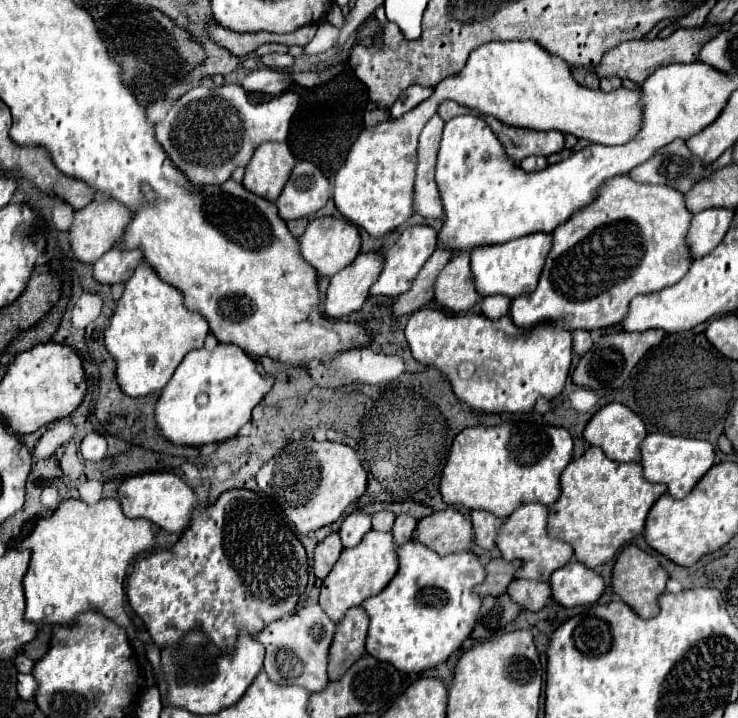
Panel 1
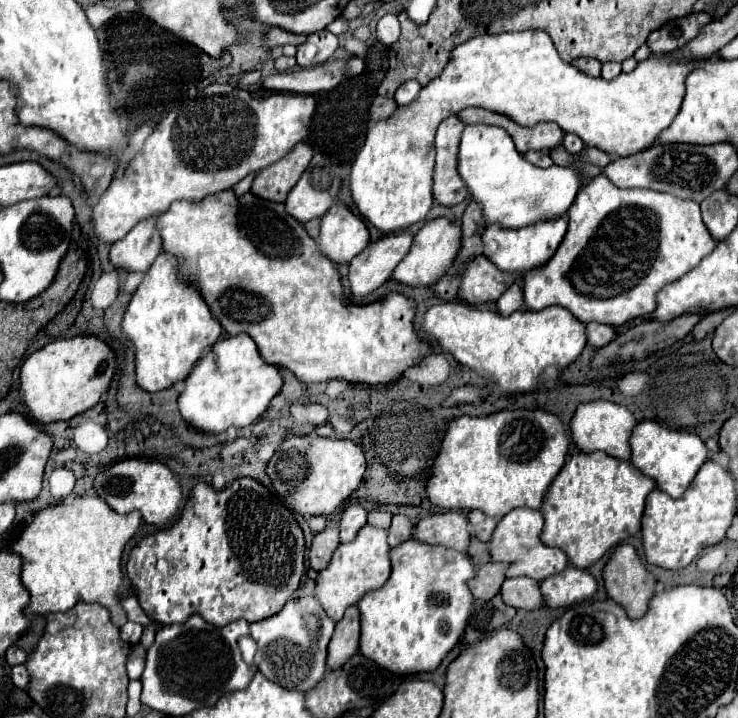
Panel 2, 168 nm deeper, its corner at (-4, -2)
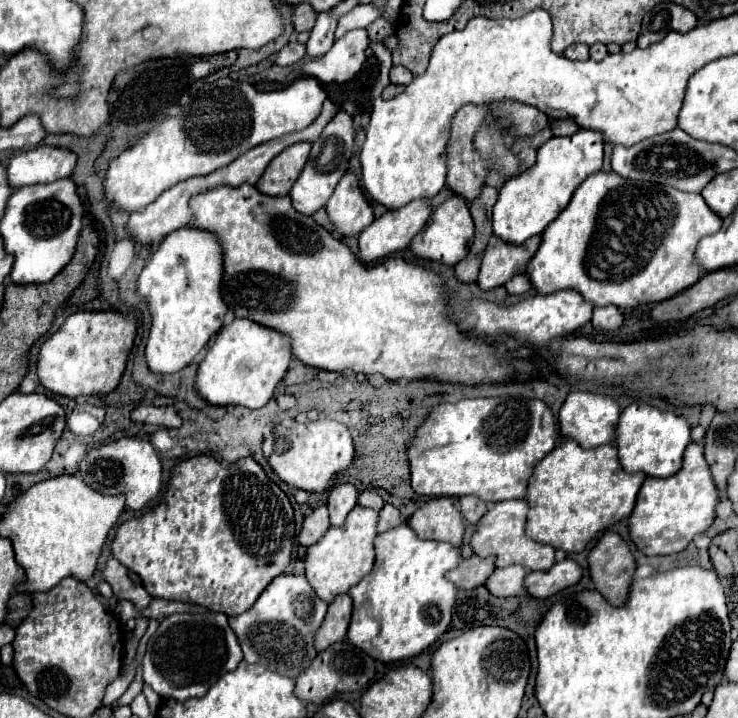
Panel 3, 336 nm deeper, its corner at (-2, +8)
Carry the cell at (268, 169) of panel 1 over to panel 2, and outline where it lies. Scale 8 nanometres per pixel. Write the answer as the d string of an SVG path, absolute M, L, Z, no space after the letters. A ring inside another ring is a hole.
M309 142L297 144L285 158L257 172L251 192L263 200L285 202L287 194L291 192L291 188L297 184L297 180L309 166L311 152L313 148Z

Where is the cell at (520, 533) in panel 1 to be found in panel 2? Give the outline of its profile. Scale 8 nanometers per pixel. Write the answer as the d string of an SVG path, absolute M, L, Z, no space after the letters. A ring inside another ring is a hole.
M515 508L499 520L495 534L491 536L491 542L487 544L487 548L489 548L493 562L507 562L509 564L507 578L529 576L529 578L541 582L547 576L553 576L553 574L559 574L565 570L565 566L567 566L565 552L561 548L545 546L539 540L541 528L543 528L543 516L539 510L531 510L531 508Z

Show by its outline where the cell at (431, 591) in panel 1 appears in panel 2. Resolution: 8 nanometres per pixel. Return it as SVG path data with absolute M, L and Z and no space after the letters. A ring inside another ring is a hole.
M415 538L391 548L389 558L389 580L357 602L361 612L359 652L395 674L431 672L463 636L473 604L467 580L477 570L467 554L427 546Z

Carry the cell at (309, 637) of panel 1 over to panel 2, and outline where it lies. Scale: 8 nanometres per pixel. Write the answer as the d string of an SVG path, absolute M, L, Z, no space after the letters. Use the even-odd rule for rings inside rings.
M313 596L291 600L287 602L287 606L283 606L283 610L279 610L279 614L249 624L251 638L257 642L255 664L259 672L287 690L311 690L327 670L325 658L333 626L335 622L325 614L321 604Z

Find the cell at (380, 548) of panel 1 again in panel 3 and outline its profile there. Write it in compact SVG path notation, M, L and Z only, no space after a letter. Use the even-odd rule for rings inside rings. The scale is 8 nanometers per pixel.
M353 508L353 512L347 516L345 526L341 528L329 528L329 532L321 538L321 542L313 544L313 548L307 548L305 556L305 576L315 590L315 594L331 604L339 594L345 594L351 586L355 586L361 578L365 578L375 564L375 548L373 542L377 538L377 522L379 514L369 508Z

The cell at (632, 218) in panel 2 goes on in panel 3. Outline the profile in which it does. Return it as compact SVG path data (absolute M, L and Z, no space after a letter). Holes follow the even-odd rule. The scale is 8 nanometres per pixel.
M599 170L575 190L569 206L545 228L527 274L539 294L577 290L593 306L613 304L627 310L661 302L699 280L693 252L701 238L719 228L721 218L709 212L699 194Z

